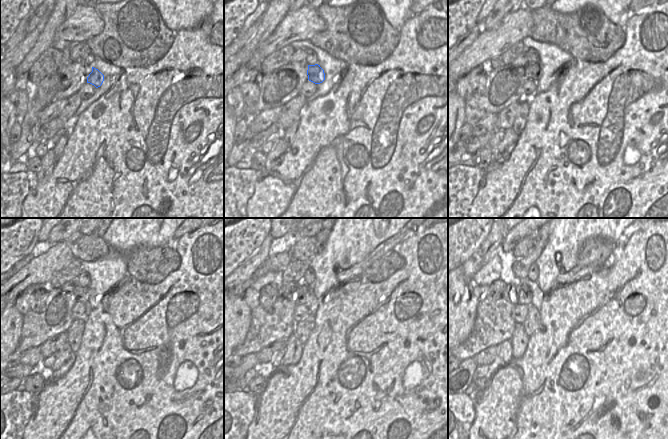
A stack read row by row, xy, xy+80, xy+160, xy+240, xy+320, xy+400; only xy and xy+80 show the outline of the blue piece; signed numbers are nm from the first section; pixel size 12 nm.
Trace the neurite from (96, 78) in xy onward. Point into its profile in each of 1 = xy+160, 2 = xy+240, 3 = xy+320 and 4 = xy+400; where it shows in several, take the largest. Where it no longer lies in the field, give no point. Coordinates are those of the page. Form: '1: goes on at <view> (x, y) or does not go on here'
1: goes on at xy+160 (532, 71)
2: goes on at xy+240 (79, 292)
3: goes on at xy+320 (302, 295)
4: goes on at xy+400 (525, 296)

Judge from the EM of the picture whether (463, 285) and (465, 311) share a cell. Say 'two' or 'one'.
one

